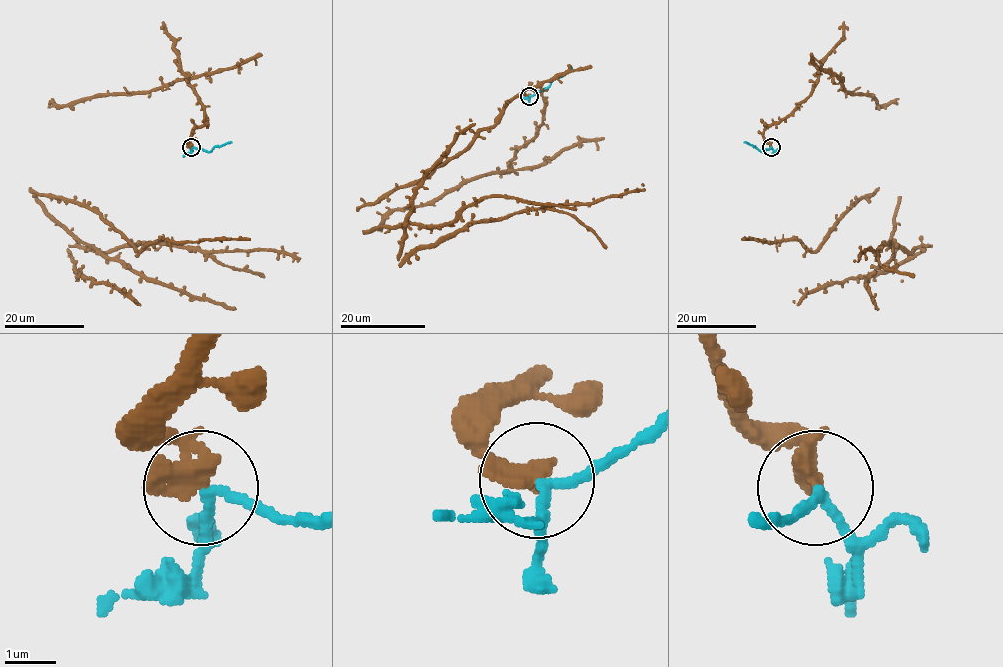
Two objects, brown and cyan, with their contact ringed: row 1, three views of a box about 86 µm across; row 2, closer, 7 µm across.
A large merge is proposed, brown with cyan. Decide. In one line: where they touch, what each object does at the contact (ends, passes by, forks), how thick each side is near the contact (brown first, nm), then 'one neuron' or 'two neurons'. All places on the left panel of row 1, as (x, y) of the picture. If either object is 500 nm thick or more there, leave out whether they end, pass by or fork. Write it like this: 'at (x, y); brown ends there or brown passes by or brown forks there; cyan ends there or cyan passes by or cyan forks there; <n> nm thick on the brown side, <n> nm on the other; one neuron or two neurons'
at (191, 147); brown ends there; cyan passes by; 420 nm thick on the brown side, 170 nm on the other; two neurons

